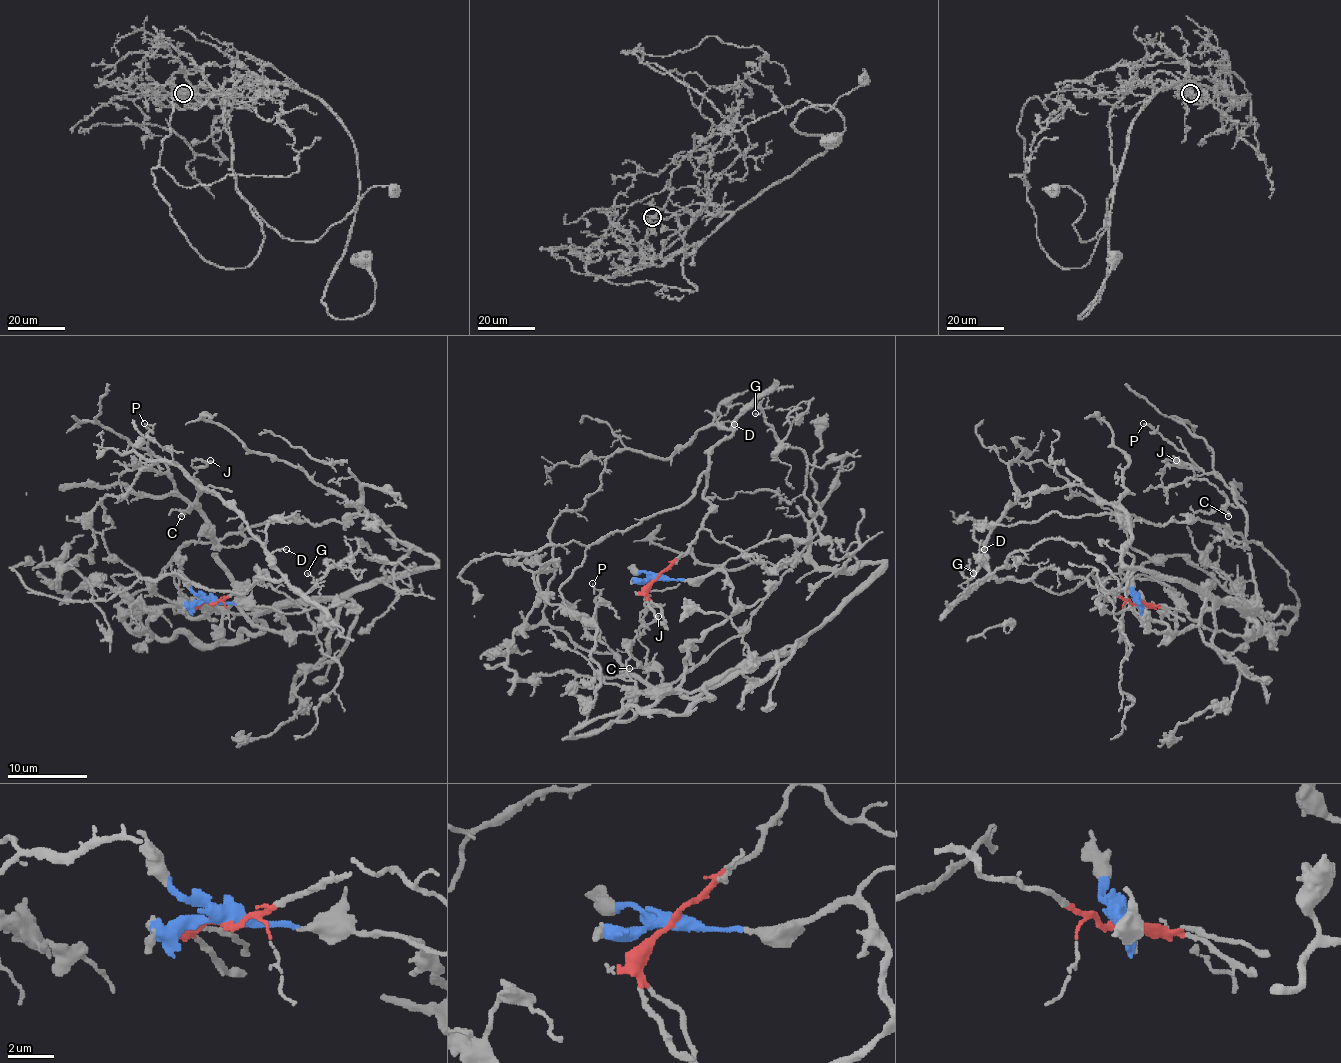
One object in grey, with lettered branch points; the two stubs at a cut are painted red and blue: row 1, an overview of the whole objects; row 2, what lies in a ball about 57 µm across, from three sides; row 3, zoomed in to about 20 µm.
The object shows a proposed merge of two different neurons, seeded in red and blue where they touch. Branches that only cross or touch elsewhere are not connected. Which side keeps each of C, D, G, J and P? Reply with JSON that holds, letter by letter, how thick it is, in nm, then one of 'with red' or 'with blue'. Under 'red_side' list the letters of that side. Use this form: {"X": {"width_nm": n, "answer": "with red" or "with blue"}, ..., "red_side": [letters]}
{"C": {"width_nm": 120, "answer": "with blue"}, "D": {"width_nm": 120, "answer": "with red"}, "G": {"width_nm": 100, "answer": "with red"}, "J": {"width_nm": 140, "answer": "with blue"}, "P": {"width_nm": 80, "answer": "with blue"}, "red_side": ["D", "G"]}

